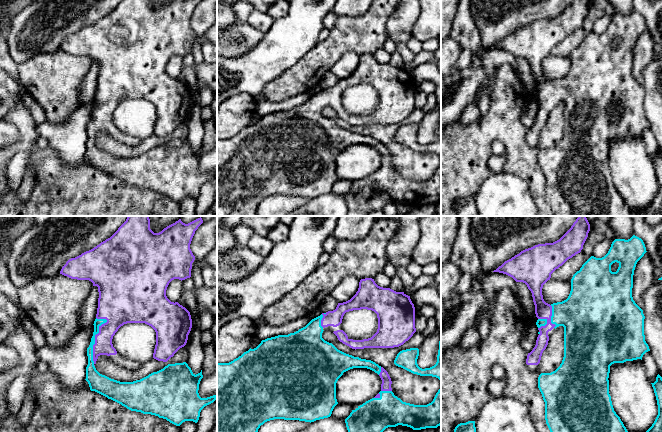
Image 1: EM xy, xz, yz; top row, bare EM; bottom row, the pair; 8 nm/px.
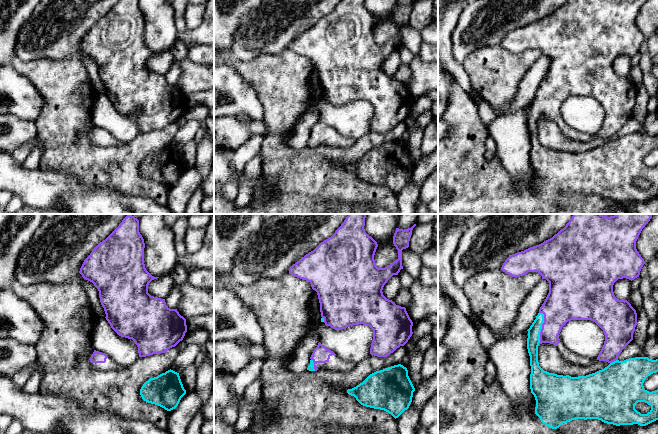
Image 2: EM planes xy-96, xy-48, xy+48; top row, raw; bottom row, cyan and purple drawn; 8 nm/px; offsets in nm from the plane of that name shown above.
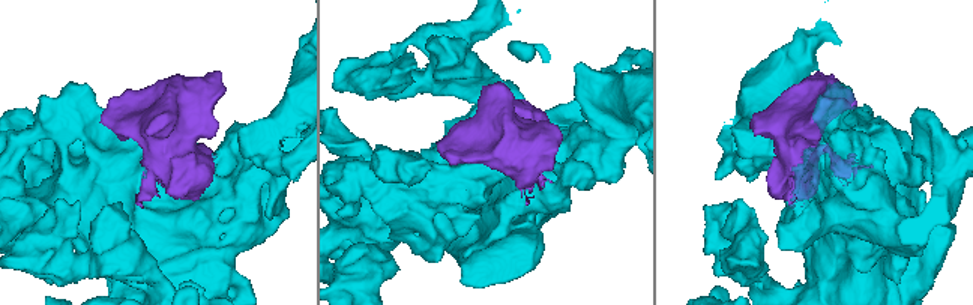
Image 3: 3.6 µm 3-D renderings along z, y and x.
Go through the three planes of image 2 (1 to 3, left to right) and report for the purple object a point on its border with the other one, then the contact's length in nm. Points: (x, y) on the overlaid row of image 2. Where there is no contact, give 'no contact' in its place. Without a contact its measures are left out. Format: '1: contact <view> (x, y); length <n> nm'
1: no contact
2: contact xy-48 (313, 365); length 100 nm
3: contact xy+48 (541, 328); length 260 nm

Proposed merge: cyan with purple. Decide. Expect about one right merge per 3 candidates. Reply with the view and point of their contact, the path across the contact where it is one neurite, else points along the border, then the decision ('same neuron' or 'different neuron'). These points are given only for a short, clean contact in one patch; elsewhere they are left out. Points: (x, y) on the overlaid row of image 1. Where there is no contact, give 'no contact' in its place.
meets cyan in xy at (94, 340); same neuron

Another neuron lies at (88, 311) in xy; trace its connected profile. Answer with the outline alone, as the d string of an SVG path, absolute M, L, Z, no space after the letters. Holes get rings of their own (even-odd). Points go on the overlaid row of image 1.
M93 286L80 309L80 327L82 329L86 329L94 324L98 308L98 298L98 287Z

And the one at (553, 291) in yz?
M548 280L542 288L543 299L548 304L562 302L566 300L571 291L571 280Z

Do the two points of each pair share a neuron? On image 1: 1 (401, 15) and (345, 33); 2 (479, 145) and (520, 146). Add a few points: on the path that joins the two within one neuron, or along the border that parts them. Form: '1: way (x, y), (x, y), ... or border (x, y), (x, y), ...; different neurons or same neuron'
1: border (394, 10), (386, 24), (388, 38); different neurons
2: way (489, 135), (510, 136); same neuron

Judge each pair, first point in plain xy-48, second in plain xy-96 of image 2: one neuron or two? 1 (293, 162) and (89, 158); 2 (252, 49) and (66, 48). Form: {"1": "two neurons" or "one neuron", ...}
{"1": "one neuron", "2": "one neuron"}

